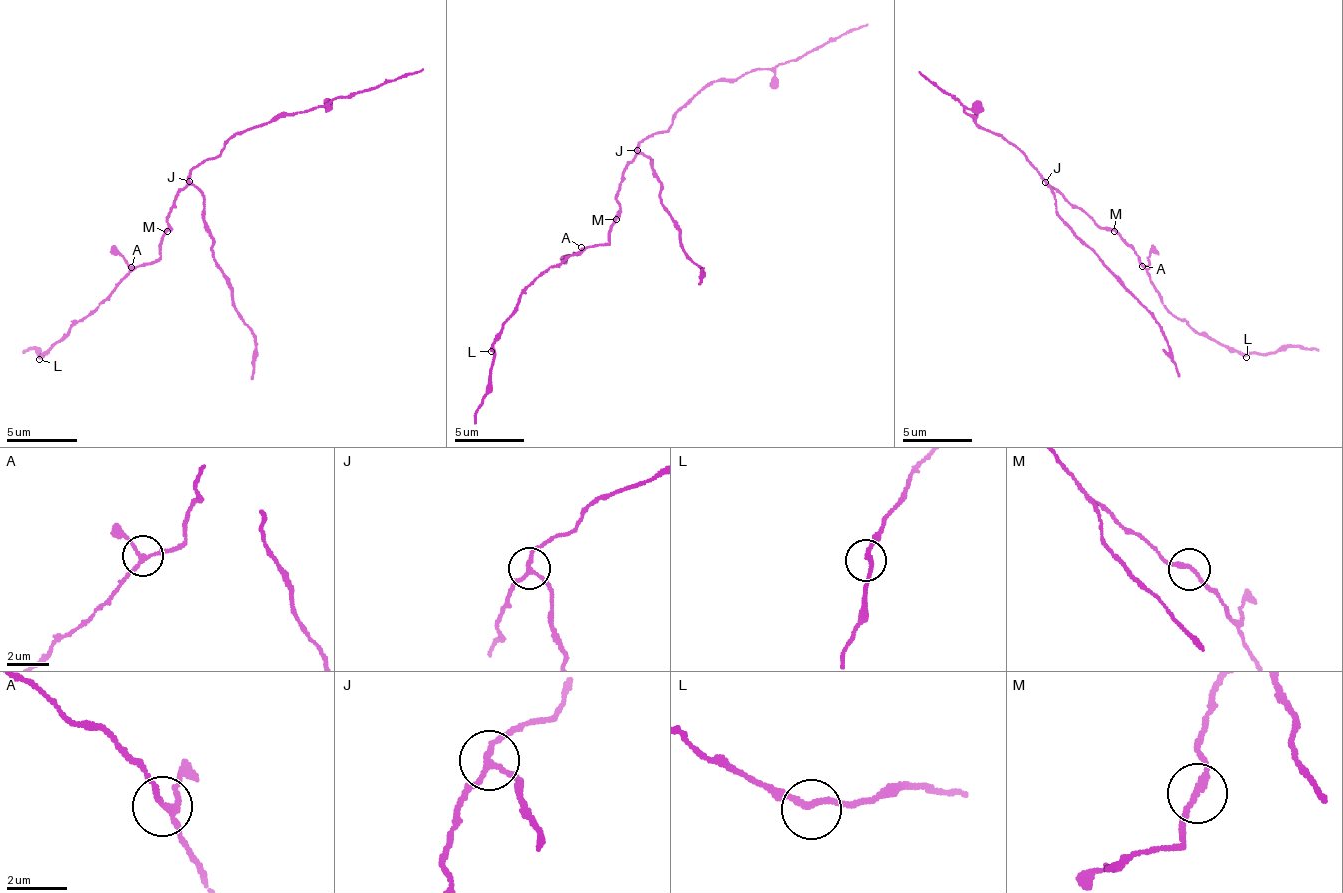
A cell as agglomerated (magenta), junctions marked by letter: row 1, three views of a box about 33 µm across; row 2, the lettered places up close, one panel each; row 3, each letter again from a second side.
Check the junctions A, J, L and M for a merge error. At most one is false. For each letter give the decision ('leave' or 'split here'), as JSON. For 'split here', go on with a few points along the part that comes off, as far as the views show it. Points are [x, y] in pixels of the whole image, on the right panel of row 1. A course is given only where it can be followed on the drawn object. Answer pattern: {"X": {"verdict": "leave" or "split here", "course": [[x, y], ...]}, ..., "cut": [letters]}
{"A": {"verdict": "leave"}, "J": {"verdict": "split here", "course": [[1045, 183], [1055, 197], [1055, 214], [1135, 297], [1166, 339], [1166, 357], [1180, 377]]}, "L": {"verdict": "leave"}, "M": {"verdict": "leave"}, "cut": ["J"]}

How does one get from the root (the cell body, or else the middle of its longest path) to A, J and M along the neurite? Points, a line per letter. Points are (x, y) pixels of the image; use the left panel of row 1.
A: (170, 210), (167, 221), (170, 228), (163, 235), (160, 256), (149, 263), (131, 267)
J: (170, 210), (174, 200), (188, 182)
M: (170, 210), (167, 221), (170, 228), (167, 231)

